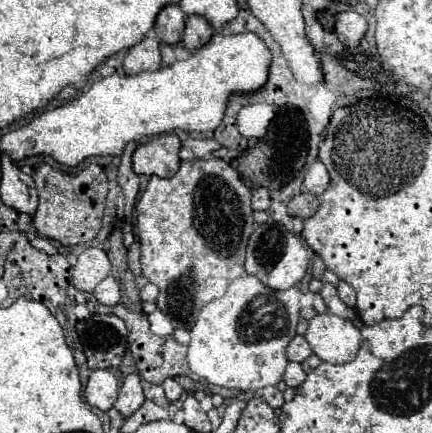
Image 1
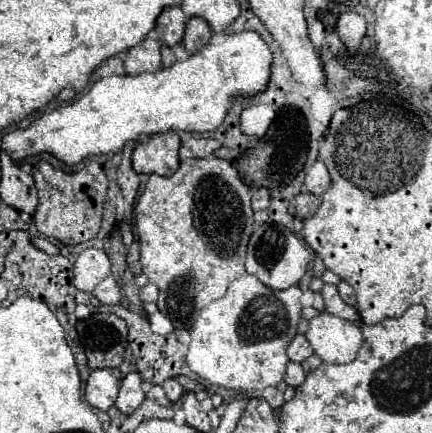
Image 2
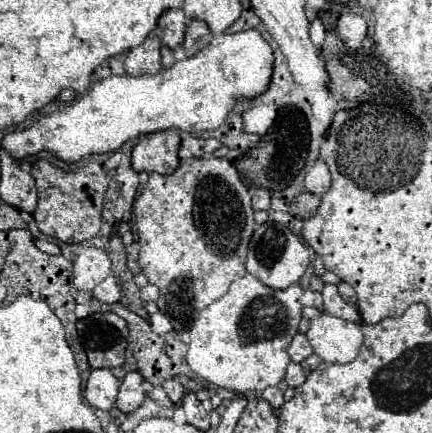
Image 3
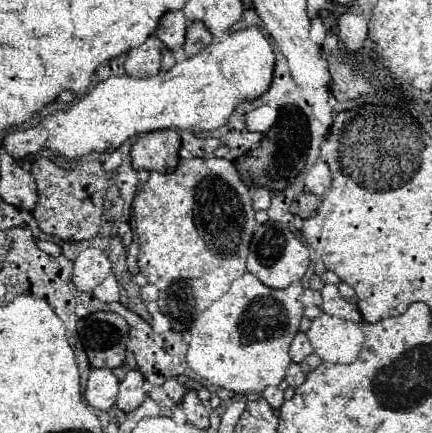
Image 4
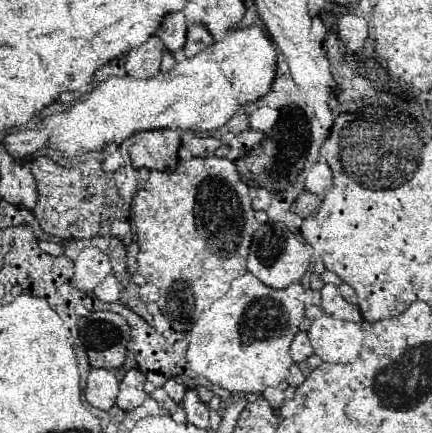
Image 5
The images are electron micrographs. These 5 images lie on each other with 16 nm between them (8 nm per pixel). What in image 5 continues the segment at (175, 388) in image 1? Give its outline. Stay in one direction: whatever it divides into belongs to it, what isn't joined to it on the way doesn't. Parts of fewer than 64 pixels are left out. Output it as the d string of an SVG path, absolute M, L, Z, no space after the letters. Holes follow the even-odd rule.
M170 378L170 380L166 380L166 384L164 384L164 390L166 390L166 394L174 400L174 402L182 402L182 398L184 398L184 392L186 392L186 388L182 386L182 384L178 384L174 378Z

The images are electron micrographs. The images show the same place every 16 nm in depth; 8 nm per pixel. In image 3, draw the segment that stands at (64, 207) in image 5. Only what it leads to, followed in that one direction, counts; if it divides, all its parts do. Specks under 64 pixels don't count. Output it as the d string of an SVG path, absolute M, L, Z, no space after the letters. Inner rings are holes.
M40 160L32 168L32 176L36 180L40 196L38 208L34 212L34 220L40 232L54 236L66 244L90 240L100 232L102 210L108 190L108 174L104 172L100 162L92 160L76 170L62 170L50 164L48 160Z

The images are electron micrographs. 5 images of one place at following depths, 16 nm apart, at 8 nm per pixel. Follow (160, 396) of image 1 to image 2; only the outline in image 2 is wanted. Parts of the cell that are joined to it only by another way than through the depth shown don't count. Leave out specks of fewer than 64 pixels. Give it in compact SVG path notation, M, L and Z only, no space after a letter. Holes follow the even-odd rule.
M152 386L152 388L146 392L146 396L148 396L150 400L154 400L156 404L160 404L160 406L170 406L170 404L172 404L172 402L166 398L162 386Z

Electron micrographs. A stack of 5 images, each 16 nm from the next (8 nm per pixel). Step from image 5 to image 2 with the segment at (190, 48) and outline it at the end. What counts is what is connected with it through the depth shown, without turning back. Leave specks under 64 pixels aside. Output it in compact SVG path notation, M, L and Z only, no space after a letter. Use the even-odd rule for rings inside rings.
M194 16L194 18L190 18L190 22L188 22L188 26L186 26L182 44L184 44L184 48L192 54L192 52L200 50L202 46L206 46L206 44L210 42L212 34L214 34L212 28L208 28L208 24L204 24L204 20L200 20L200 18Z

